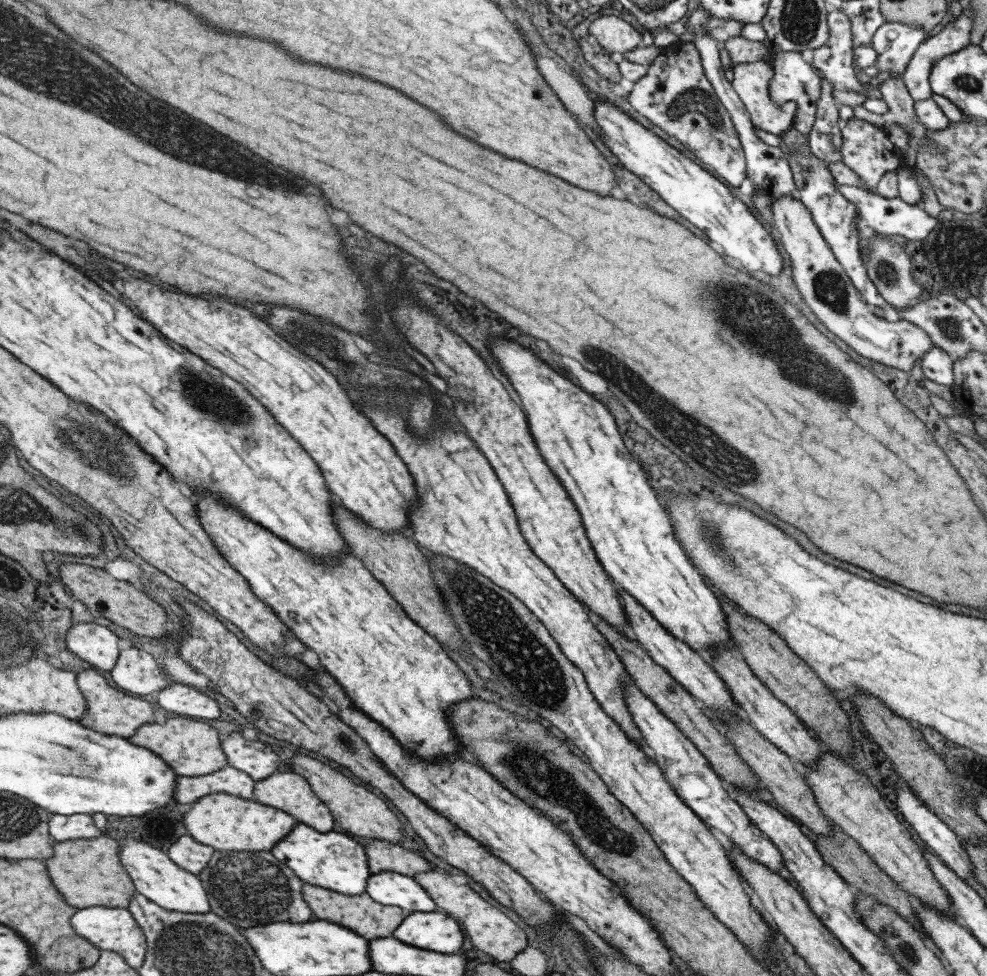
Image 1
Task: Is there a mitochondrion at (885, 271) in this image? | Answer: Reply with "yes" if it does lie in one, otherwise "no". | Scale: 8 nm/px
yes

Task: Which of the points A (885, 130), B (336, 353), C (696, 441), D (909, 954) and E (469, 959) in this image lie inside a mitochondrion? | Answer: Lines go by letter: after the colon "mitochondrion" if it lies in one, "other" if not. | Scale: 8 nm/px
A: other
B: mitochondrion
C: mitochondrion
D: mitochondrion
E: other

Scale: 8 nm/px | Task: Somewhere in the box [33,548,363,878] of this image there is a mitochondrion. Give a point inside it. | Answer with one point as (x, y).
(71, 755)

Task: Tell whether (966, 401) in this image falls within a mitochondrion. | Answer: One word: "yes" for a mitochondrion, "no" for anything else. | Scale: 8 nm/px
no

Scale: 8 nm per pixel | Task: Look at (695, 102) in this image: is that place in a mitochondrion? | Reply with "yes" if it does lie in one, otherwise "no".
yes

